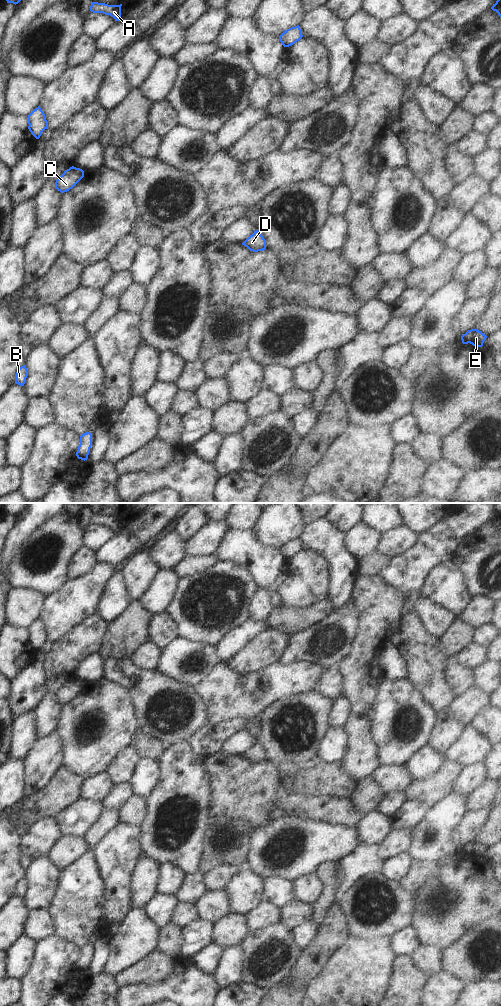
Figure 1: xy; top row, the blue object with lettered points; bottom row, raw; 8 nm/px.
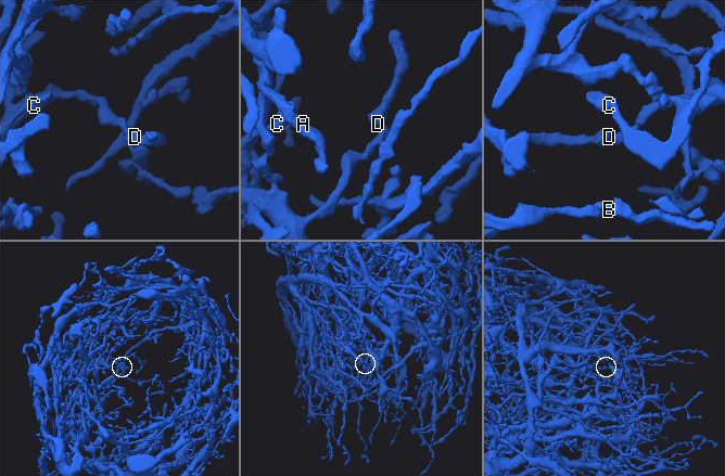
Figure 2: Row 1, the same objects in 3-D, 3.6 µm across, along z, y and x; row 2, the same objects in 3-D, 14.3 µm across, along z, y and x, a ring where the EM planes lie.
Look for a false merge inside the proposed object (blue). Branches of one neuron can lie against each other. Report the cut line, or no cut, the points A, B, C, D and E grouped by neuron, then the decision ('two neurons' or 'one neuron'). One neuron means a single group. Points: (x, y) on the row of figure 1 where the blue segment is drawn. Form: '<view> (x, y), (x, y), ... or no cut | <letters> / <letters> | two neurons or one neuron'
no cut | A B C D E | one neuron

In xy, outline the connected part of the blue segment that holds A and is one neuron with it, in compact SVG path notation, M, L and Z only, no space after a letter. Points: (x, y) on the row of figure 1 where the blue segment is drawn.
M92 2L90 6L90 11L93 13L103 13L105 15L110 15L115 19L115 21L121 20L121 6L120 5L108 5L105 3Z

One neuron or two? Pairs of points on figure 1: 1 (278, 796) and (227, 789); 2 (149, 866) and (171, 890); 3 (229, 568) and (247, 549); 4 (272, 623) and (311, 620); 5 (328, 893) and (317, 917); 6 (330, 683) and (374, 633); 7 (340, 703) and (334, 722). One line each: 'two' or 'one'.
1: one
2: two
3: two
4: one
5: one
6: two
7: one

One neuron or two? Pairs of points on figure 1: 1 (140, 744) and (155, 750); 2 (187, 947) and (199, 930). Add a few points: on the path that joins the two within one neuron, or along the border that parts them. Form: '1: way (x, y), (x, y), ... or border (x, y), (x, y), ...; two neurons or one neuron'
1: way (144, 745), (147, 748), (151, 748); one neuron
2: way (191, 943), (198, 934); one neuron

